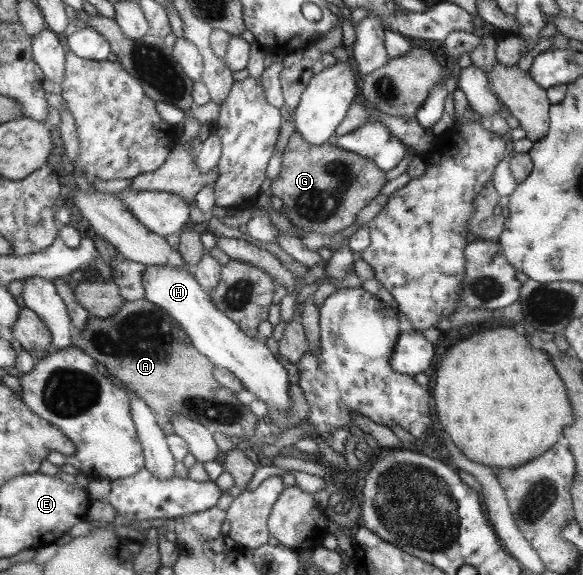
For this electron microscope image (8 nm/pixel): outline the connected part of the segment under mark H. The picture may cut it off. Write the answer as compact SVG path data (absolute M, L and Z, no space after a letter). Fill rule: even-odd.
M146 266L144 283L145 299L172 316L189 333L194 347L212 360L218 369L226 369L236 375L245 390L254 398L262 399L269 409L284 413L290 409L291 399L287 388L292 381L289 380L288 369L270 351L266 340L250 336L242 331L238 323L222 313L194 275L176 267Z

